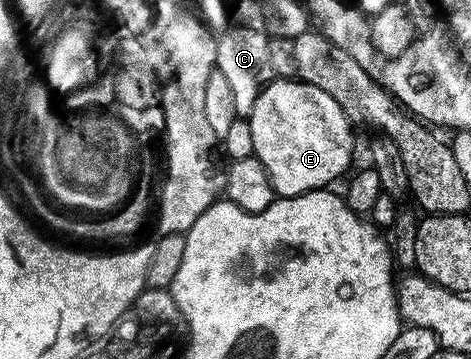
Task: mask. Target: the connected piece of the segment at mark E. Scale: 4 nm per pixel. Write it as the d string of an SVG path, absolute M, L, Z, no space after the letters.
M271 80L258 92L248 120L252 133L253 156L257 157L264 167L278 197L295 197L313 189L333 186L333 181L351 168L355 130L336 99L332 99L332 95L327 95L325 91L320 91L320 87L312 87L303 81Z

